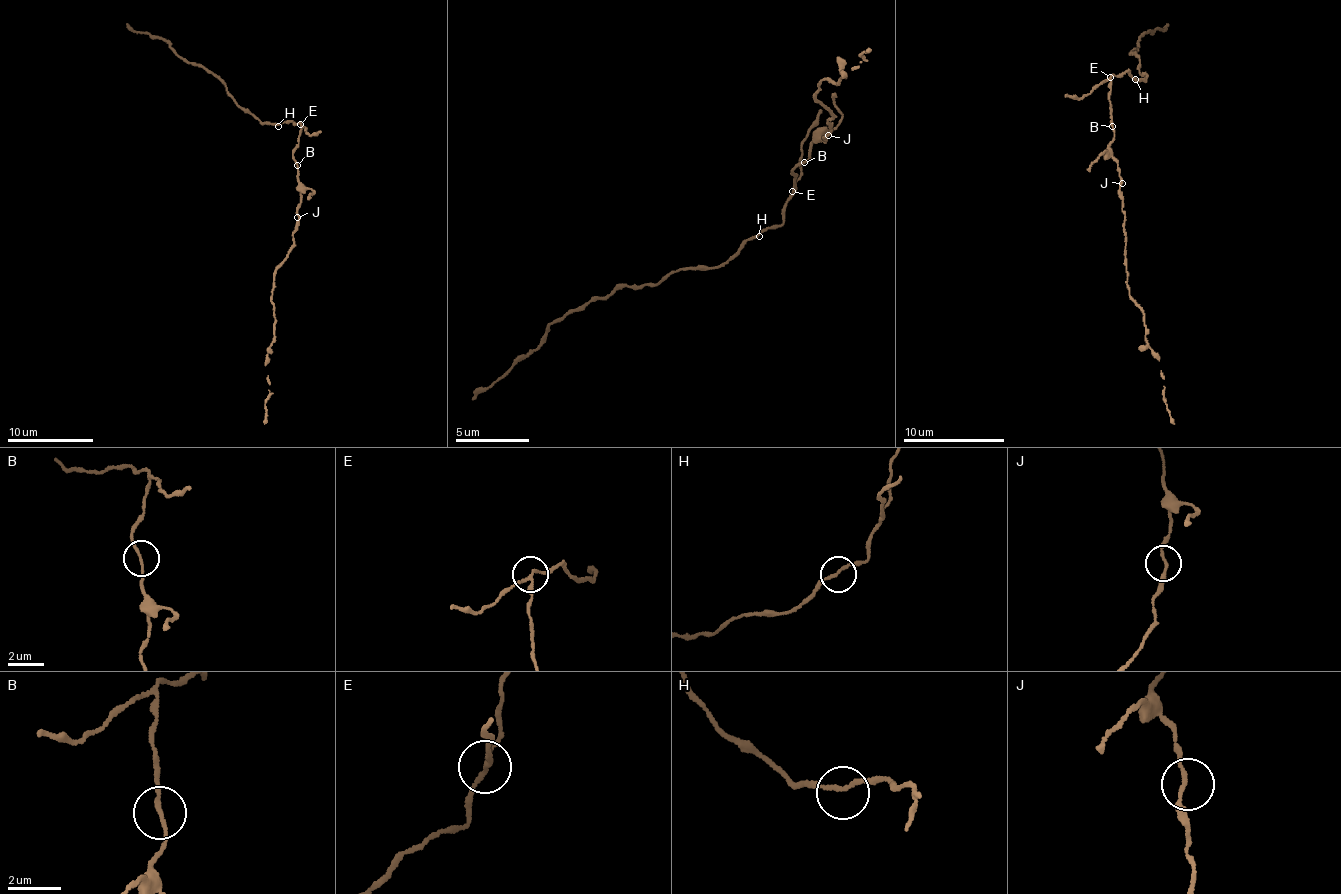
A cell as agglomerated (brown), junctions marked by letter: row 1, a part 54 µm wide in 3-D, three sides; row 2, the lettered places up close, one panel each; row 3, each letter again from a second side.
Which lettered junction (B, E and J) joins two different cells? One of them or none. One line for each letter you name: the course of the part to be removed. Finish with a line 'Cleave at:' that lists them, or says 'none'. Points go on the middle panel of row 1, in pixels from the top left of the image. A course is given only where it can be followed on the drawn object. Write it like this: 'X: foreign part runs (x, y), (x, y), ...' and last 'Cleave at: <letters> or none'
E: foreign part runs (791, 193), (780, 226), (744, 243), (726, 261), (593, 295), (473, 400)
Cleave at: E

